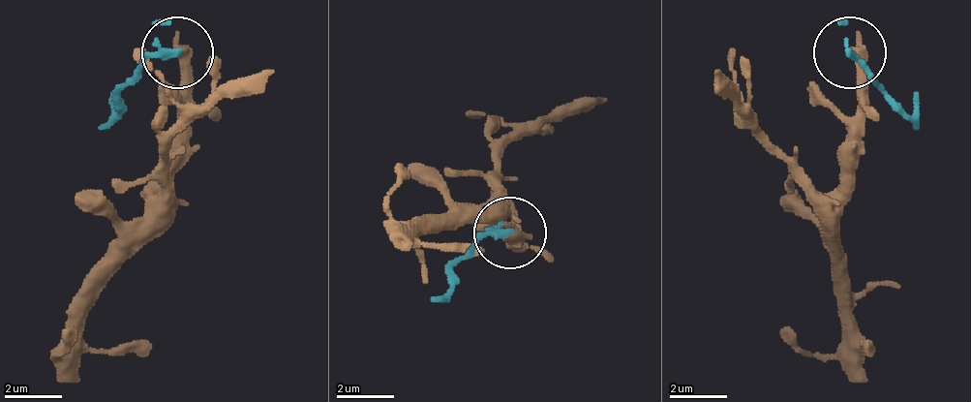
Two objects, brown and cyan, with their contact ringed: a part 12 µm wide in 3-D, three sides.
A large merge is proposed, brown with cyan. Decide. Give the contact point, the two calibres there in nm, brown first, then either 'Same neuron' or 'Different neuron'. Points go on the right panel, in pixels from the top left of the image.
Place: (849, 52). Thickness 460 nm (brown) against 190 nm. Different neuron

